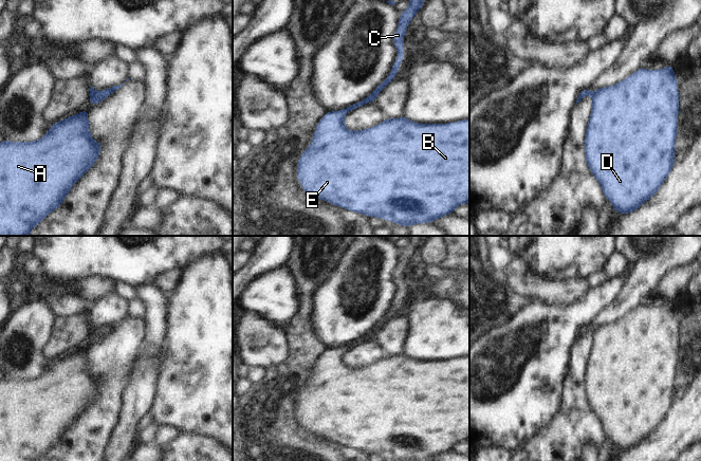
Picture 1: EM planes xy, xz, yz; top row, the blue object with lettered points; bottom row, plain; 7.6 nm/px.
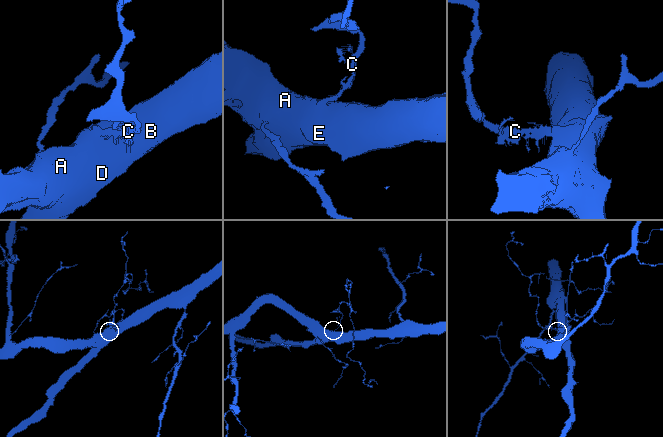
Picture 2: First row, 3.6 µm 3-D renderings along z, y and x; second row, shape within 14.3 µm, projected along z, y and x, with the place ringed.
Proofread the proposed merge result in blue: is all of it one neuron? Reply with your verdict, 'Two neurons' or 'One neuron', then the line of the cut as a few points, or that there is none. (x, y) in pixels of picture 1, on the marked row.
One neuron. No split

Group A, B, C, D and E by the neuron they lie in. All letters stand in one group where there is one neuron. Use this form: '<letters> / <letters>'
A B C D E

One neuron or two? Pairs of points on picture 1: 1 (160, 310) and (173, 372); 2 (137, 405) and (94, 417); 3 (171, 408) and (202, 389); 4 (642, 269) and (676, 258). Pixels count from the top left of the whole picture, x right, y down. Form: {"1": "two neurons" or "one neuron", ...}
{"1": "two neurons", "2": "two neurons", "3": "one neuron", "4": "one neuron"}

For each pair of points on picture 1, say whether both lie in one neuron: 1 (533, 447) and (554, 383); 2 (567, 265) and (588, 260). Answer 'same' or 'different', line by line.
1: different
2: same

